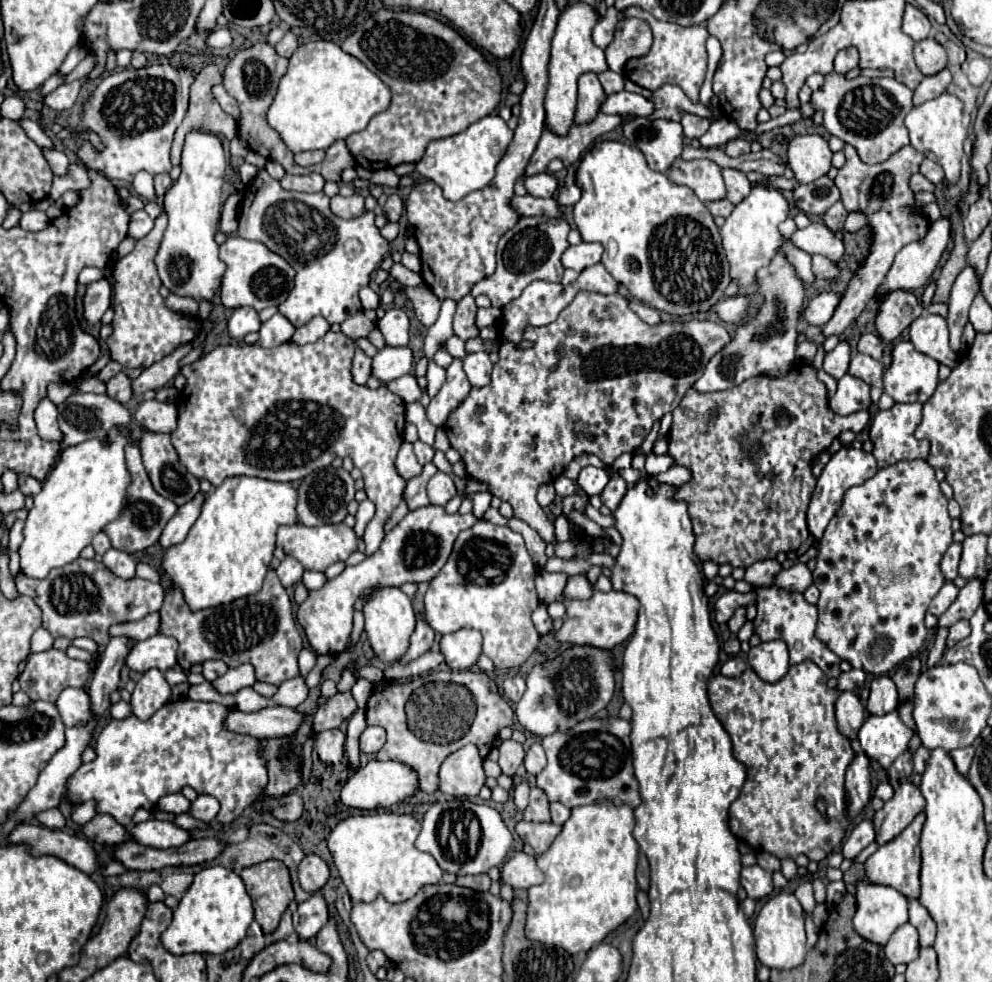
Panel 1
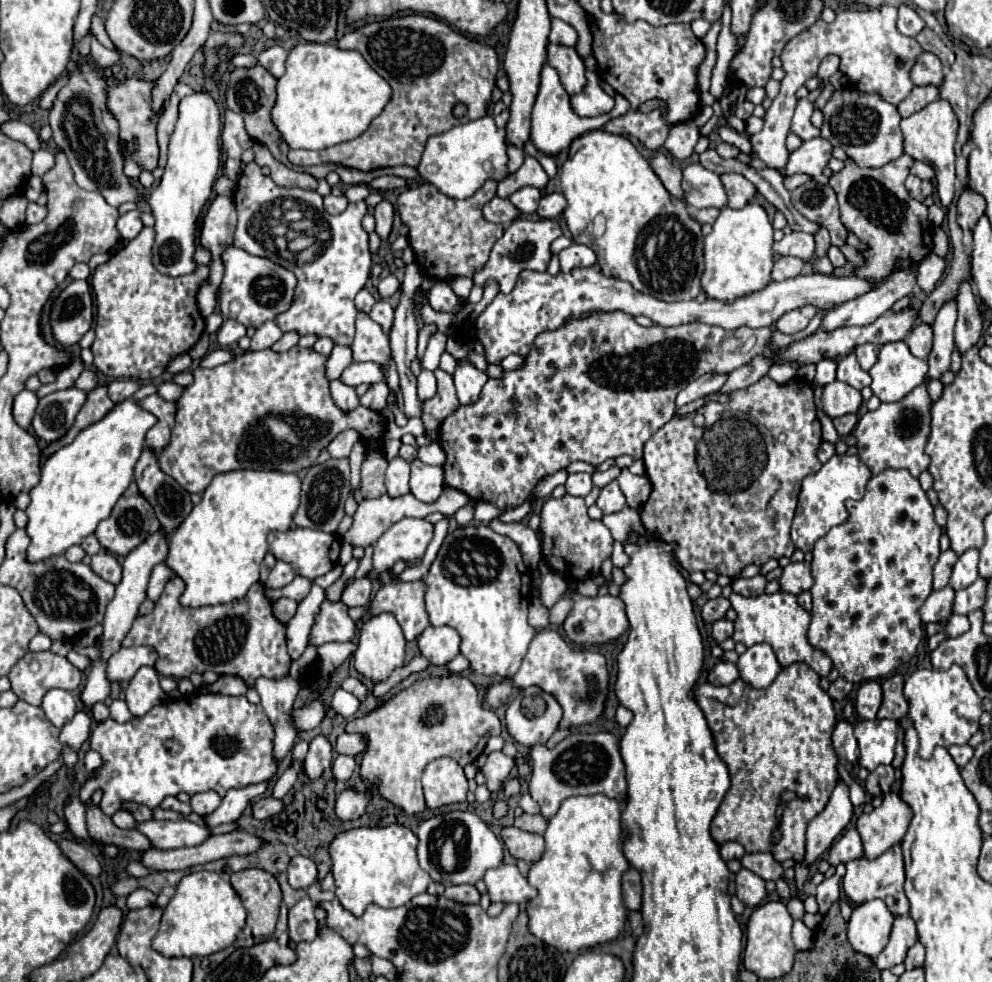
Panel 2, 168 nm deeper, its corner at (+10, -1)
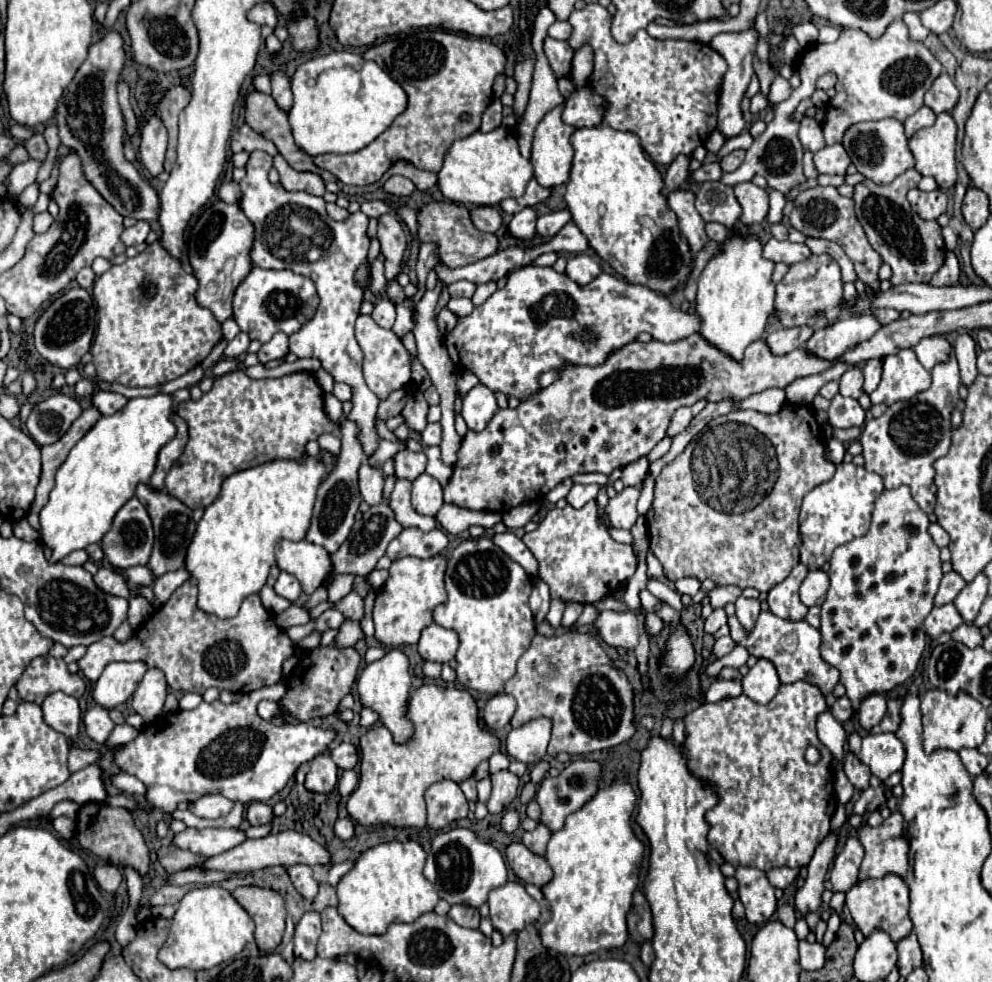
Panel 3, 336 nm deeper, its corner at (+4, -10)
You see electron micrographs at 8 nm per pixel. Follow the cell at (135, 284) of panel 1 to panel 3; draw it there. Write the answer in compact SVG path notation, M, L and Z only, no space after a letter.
M159 243L99 275L93 285L99 323L91 345L97 381L153 387L197 367L221 339L221 323L197 303L197 289L197 277L187 275Z

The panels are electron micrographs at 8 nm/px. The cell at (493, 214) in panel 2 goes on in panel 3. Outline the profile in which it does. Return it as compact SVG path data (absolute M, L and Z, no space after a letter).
M473 207L471 209L473 225L483 233L497 233L503 225L503 219L495 207Z

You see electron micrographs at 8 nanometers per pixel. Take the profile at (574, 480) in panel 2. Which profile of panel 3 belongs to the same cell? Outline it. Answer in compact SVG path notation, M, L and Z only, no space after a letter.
M573 485L573 489L569 491L569 495L565 499L571 507L581 509L585 503L595 499L597 493L599 493L599 485Z

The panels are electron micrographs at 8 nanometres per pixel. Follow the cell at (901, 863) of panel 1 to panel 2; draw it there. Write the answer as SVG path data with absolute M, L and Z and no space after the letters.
M893 846L889 848L885 854L881 854L875 860L865 860L865 858L857 858L853 862L847 864L847 872L843 876L843 890L847 894L847 898L853 904L863 904L869 902L873 898L881 898L889 912L893 916L901 916L909 912L909 900L903 892L903 882L905 882L905 870L903 870L903 854L901 854L901 846Z

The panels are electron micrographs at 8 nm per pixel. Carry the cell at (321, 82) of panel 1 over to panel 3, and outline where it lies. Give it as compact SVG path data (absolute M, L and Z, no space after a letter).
M333 51L329 55L311 57L309 61L301 63L291 79L293 89L293 107L289 109L289 125L293 131L293 139L297 147L315 157L323 153L355 153L375 141L391 123L393 119L407 109L407 95L405 91L375 63L365 61L361 55L349 51Z

